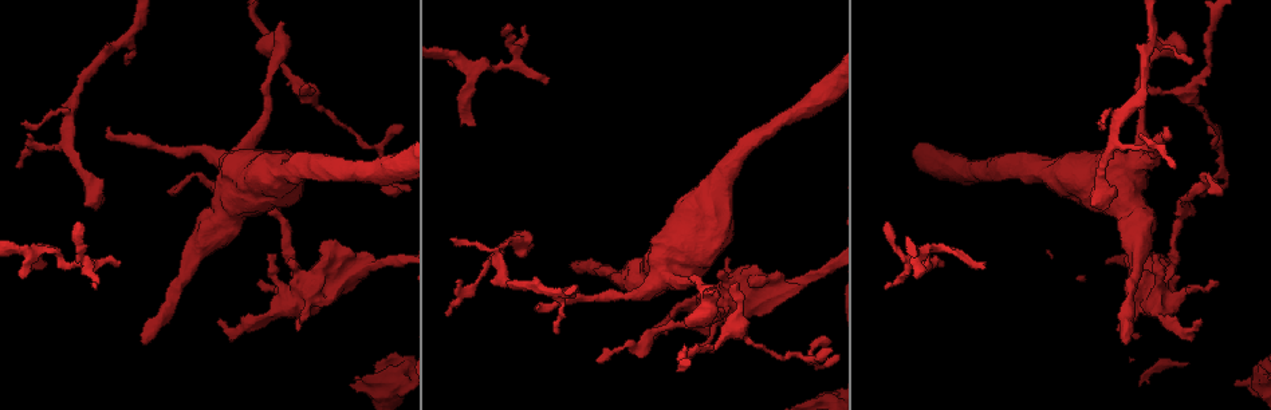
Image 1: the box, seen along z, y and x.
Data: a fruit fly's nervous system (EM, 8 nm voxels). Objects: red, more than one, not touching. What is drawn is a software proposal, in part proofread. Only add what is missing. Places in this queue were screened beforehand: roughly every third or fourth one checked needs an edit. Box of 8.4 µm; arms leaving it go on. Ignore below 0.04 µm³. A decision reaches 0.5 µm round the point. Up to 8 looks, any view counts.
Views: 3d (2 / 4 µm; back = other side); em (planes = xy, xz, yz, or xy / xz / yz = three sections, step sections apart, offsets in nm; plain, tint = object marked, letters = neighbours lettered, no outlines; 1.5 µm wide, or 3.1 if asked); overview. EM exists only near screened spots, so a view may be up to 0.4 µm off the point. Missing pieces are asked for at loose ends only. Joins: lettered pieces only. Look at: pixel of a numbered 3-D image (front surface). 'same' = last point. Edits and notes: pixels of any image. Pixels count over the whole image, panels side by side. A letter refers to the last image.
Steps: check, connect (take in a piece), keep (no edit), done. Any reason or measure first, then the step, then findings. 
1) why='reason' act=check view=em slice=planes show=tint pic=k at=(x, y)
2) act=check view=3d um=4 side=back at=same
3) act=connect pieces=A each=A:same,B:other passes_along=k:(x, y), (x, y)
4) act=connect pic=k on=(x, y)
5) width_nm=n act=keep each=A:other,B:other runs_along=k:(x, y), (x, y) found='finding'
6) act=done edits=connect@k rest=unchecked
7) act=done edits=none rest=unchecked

why='tapers out' act=check view=em slice=yz step=8 show=tint pic=1 at=(310, 87)

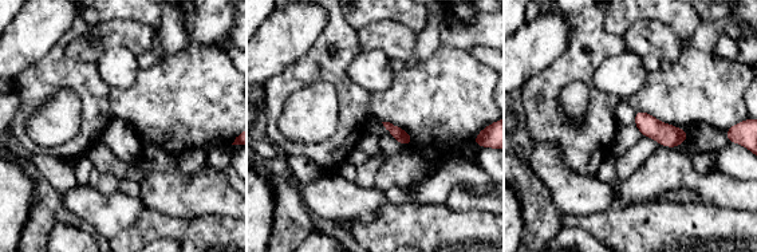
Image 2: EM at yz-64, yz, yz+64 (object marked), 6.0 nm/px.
act=check view=em slice=planes show=letters at=same

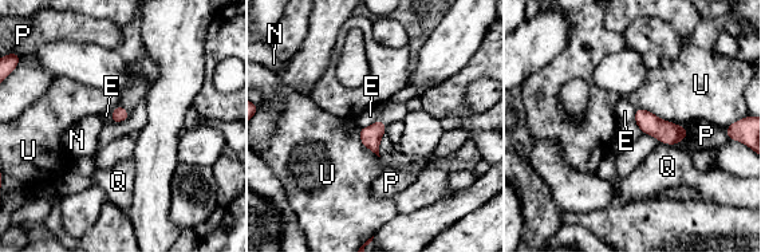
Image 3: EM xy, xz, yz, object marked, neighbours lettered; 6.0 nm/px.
act=keep each=E:other,N:other,P:other,Q:other,U:other found='none of them fits'

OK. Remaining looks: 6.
why='an open end' act=check view=em slice=xz step=4 show=letters pic=1 at=(268, 254)

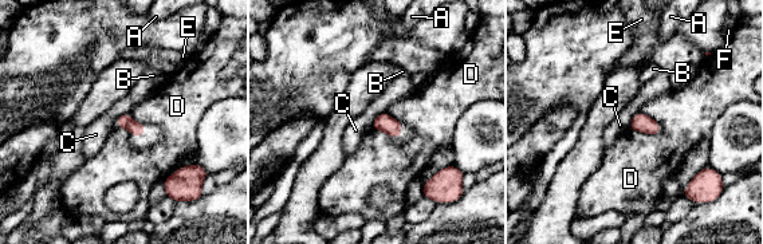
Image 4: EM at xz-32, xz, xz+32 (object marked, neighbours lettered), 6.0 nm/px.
why='another direction' act=check view=em slice=planes show=letters at=same

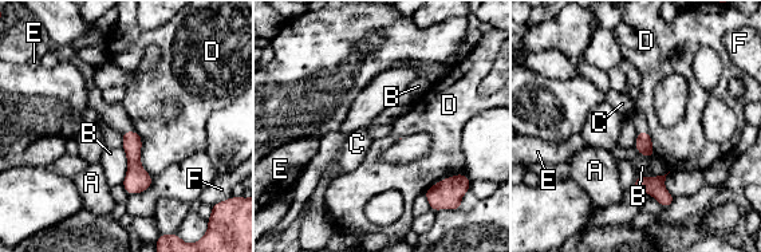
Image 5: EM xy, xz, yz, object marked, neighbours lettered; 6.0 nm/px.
act=keep each=A:other,B:other,C:other,D:other,E:other,F:other border=5:(119, 133), (122, 145) found='none of them fits'

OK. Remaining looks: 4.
why='branch stops here' act=check view=em slice=planes show=letters pic=1 at=(1223, 190)

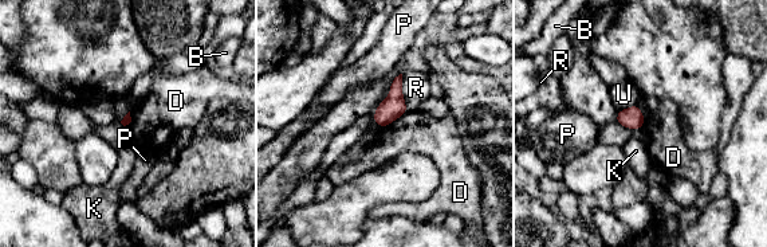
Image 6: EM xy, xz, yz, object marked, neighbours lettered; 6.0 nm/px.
act=keep each=B:other,D:other,K:other,P:other,R:other,U:other border=6:(408, 112), (386, 125) found='none of them fits'

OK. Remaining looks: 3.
act=done edits=none rest=unchecked

